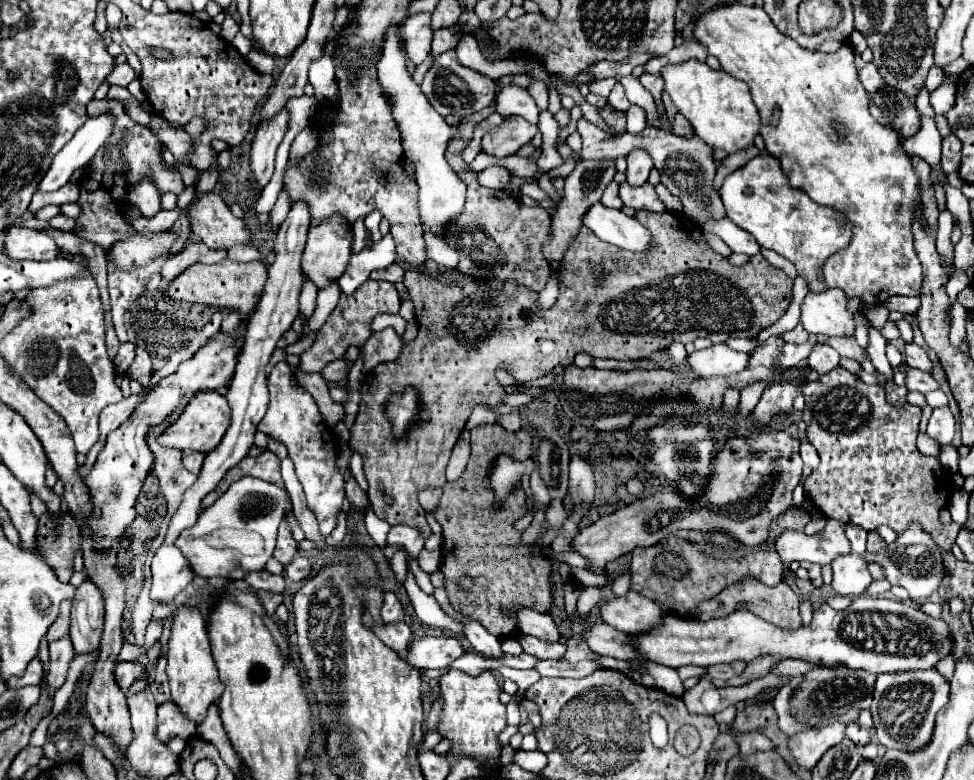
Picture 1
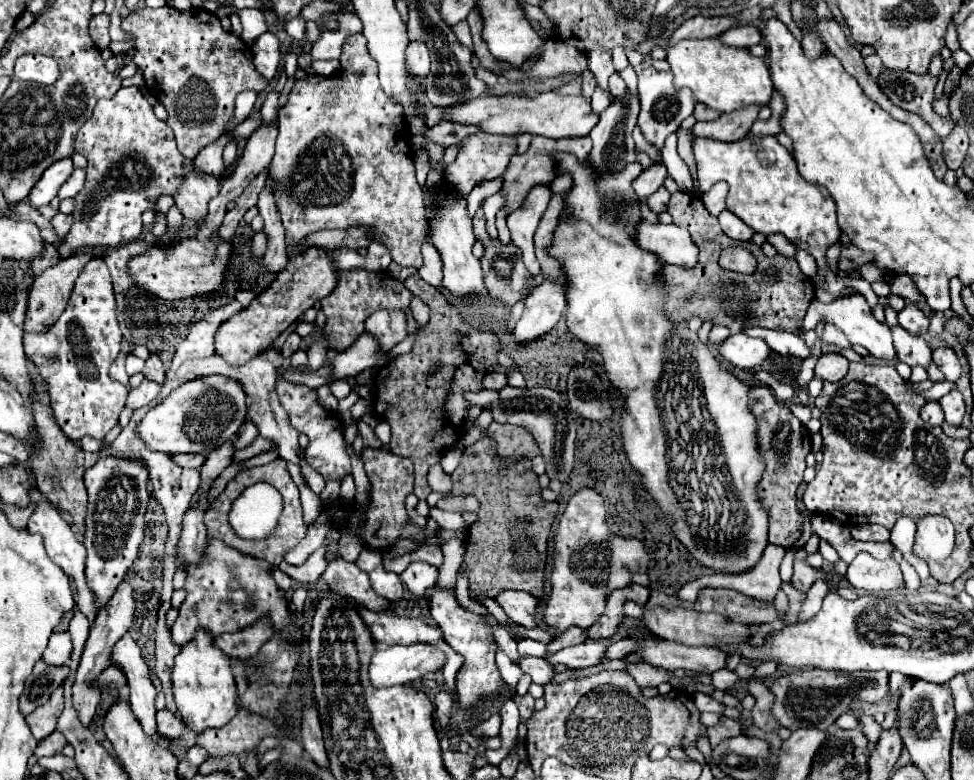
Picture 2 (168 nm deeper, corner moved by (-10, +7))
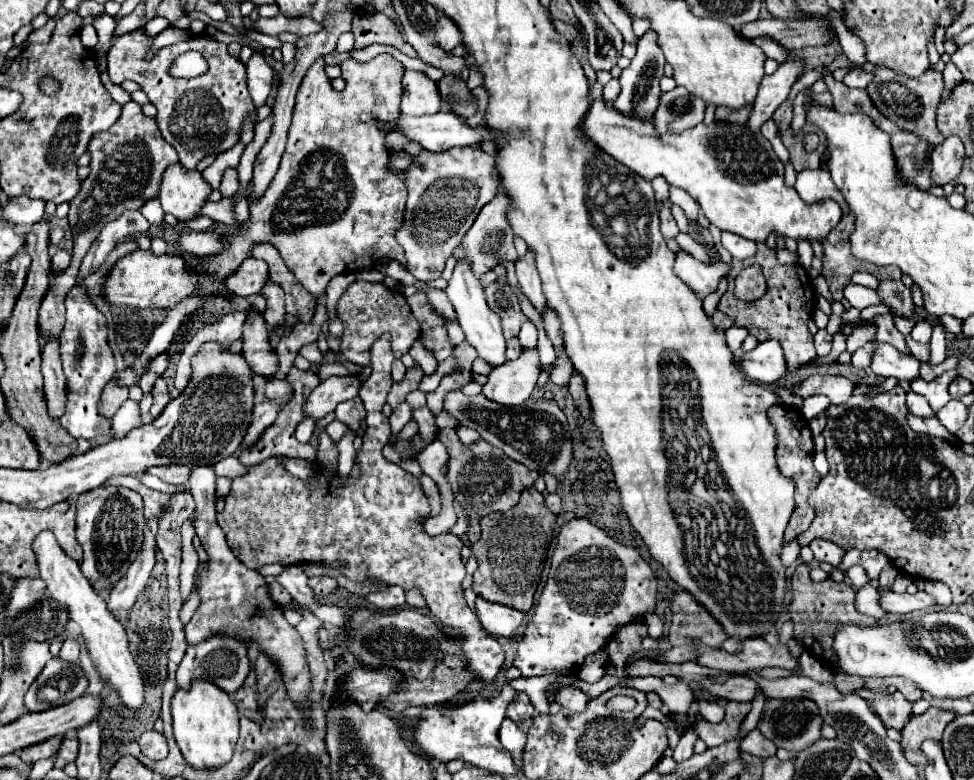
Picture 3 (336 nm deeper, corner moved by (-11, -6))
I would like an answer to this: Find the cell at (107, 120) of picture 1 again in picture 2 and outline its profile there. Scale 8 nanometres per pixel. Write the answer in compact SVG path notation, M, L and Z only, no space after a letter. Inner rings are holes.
M65 158L63 162L55 162L55 166L47 168L45 174L39 178L39 182L33 186L31 194L27 196L29 204L35 206L35 208L39 208L43 204L49 204L57 196L61 184L69 178L71 170L73 170L73 160L71 158L69 160Z

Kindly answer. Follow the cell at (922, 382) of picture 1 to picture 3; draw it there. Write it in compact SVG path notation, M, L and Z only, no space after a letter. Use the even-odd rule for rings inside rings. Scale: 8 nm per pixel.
M886 313L886 315L876 315L876 317L872 319L872 323L878 325L878 335L876 335L878 341L886 341L886 343L894 345L898 351L904 351L906 355L910 355L910 349L908 349L908 345L906 345L906 339L904 339L904 335L894 327L890 313Z

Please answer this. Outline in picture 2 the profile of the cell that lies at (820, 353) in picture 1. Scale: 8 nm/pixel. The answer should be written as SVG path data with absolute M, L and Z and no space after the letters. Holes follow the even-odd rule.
M827 354L817 360L817 366L813 372L815 372L815 376L819 376L827 382L839 382L847 374L847 368L849 368L849 360L845 360L843 356L837 356L837 354Z

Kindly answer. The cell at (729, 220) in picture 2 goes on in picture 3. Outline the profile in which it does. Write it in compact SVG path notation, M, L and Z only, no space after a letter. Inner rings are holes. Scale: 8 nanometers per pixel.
M728 231L722 233L720 243L722 243L724 249L728 249L728 253L730 253L734 259L738 259L738 261L744 261L744 259L748 259L748 257L752 257L752 255L756 253L756 243L744 239L744 237L740 237L740 235L732 235L732 233L728 233Z

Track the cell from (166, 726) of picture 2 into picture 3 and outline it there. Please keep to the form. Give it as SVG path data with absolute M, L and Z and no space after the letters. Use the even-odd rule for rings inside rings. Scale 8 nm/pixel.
M154 729L140 735L140 747L142 753L148 755L150 759L164 759L168 755L168 741L164 733L158 733Z

